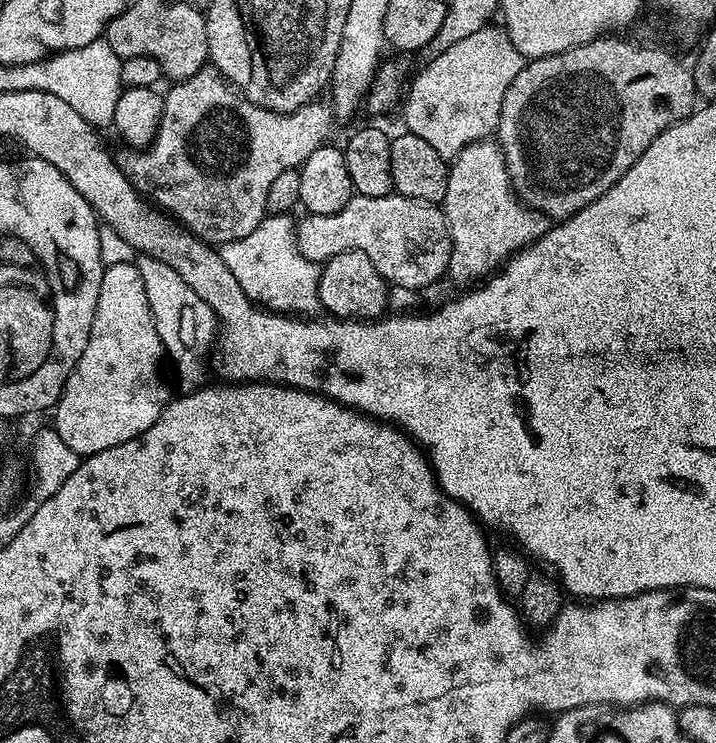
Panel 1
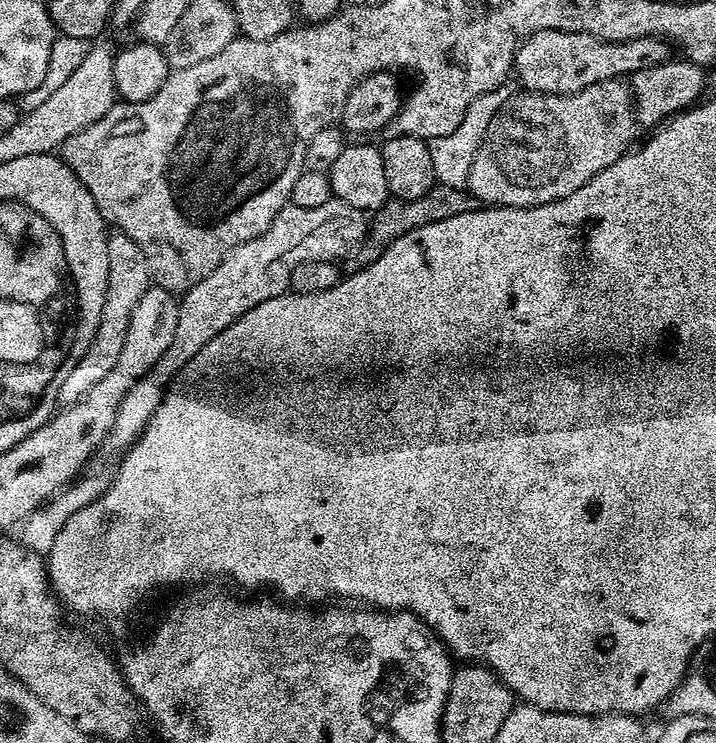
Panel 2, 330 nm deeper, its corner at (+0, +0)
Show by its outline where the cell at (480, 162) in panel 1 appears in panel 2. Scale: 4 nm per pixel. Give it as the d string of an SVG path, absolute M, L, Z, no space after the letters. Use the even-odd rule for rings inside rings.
M620 78L603 80L565 96L517 91L490 118L490 126L472 159L467 191L481 205L501 208L533 208L561 200L625 155L630 148L632 127L637 124L629 85Z

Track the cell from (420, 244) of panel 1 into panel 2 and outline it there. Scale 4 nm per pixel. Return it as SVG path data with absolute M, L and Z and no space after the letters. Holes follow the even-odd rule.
M333 198L313 208L285 206L262 235L231 248L222 262L218 262L218 266L214 266L214 270L210 270L210 274L198 282L198 286L179 297L178 327L174 329L174 338L170 338L170 346L166 346L166 351L158 357L154 366L150 366L148 373L138 378L130 390L126 390L126 398L122 398L122 406L118 406L114 426L110 426L104 439L103 451L118 454L135 444L154 410L158 410L165 390L184 369L186 362L190 362L190 358L194 358L194 354L198 354L198 350L202 350L210 338L242 318L246 310L254 310L258 302L285 295L289 291L290 270L294 270L298 262L339 261L339 256L346 255L348 251L349 255L365 235L365 213Z

